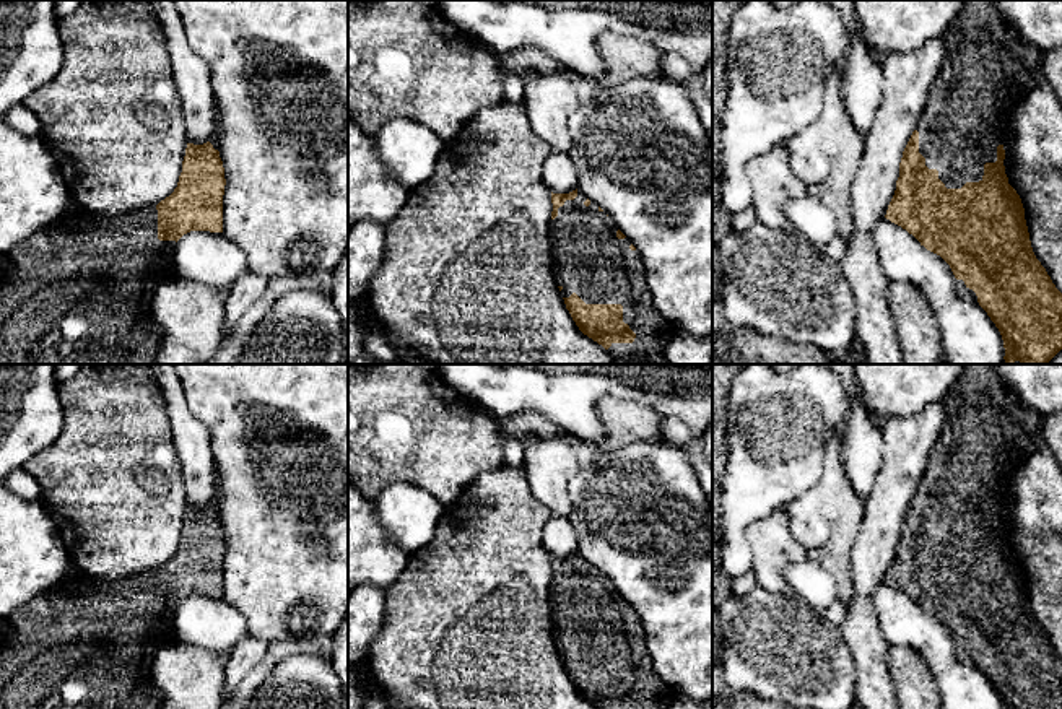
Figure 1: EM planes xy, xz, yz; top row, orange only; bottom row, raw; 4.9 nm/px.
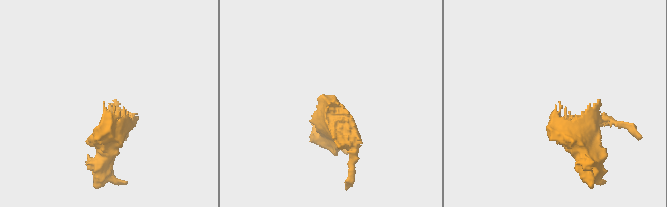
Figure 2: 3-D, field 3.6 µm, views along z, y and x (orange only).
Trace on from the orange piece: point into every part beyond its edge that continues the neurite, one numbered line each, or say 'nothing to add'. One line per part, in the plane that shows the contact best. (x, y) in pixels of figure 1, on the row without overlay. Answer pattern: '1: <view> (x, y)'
1: xy (83, 644)
2: yz (988, 431)

